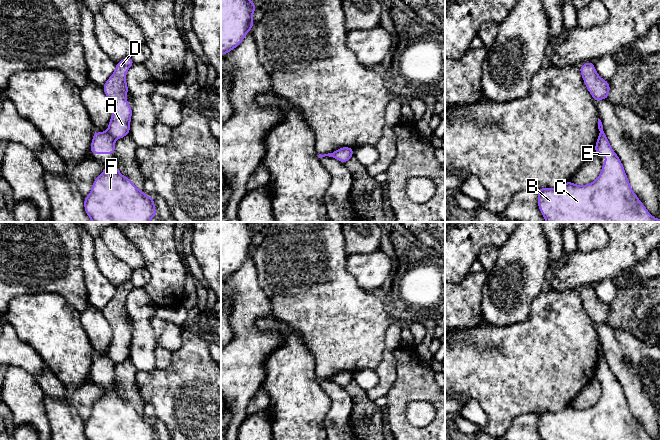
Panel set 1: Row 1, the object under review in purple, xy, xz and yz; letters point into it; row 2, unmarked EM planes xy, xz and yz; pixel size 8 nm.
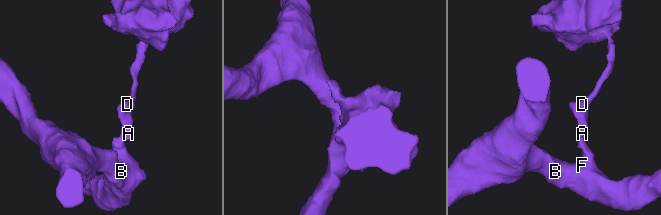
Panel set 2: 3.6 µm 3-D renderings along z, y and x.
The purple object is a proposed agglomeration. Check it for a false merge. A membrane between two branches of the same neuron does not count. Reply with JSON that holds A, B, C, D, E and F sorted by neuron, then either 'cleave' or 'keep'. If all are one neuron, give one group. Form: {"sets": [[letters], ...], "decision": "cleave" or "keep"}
{"sets": [["A", "D"], ["B", "C", "E", "F"]], "decision": "cleave"}

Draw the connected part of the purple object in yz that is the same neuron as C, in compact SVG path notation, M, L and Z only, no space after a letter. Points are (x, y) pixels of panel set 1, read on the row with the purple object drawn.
M600 133L595 145L595 154L604 154L605 163L596 180L587 185L575 185L571 181L557 189L538 188L538 207L546 222L660 222L653 217L631 189L629 180L618 155L611 148L605 133Z

